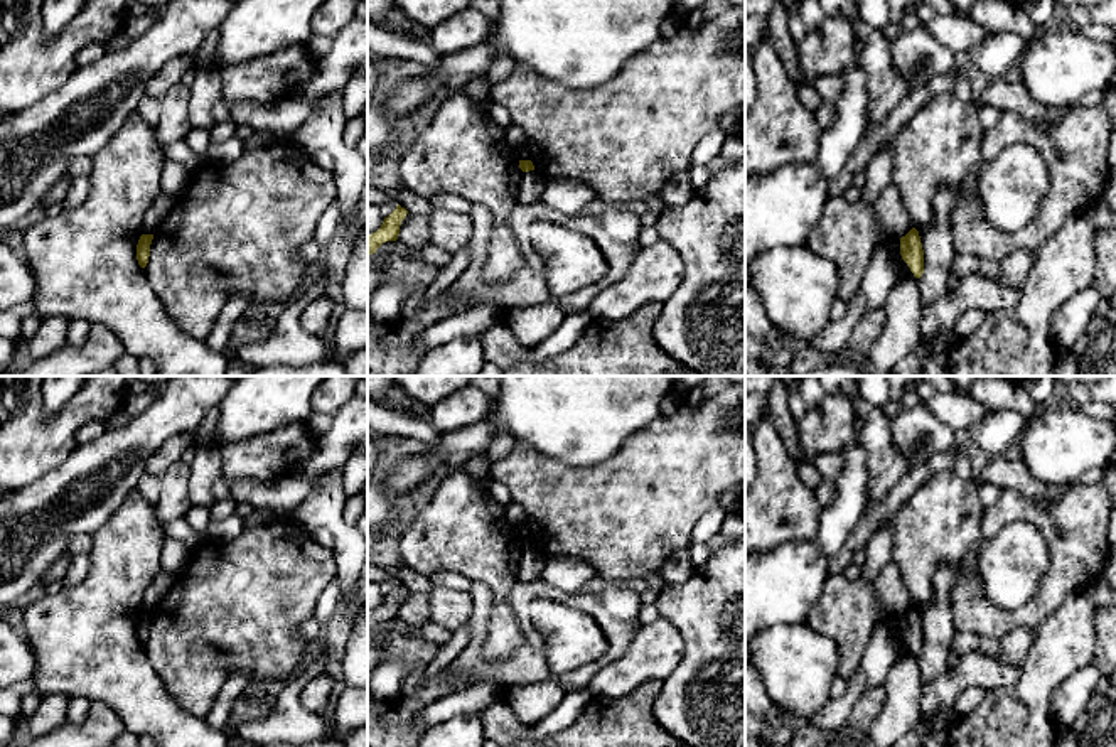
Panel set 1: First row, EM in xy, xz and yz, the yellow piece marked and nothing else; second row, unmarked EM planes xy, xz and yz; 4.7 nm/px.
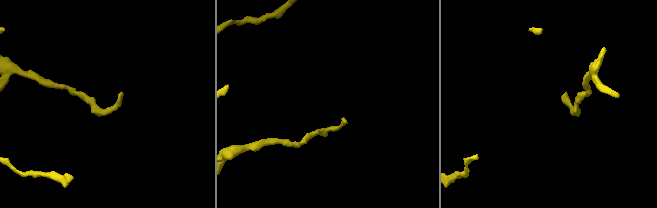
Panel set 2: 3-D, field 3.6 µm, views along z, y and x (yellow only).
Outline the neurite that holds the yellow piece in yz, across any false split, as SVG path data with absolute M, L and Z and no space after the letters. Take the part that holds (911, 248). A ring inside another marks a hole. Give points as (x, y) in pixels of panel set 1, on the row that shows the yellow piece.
M915 228L900 238L900 255L902 260L909 265L914 277L920 278L924 273L924 250L919 231Z

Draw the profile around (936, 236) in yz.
M941 187L934 196L932 219L917 228L924 250L924 273L917 278L917 287L924 304L932 304L946 295L952 277L954 238L951 229L951 212L956 196Z

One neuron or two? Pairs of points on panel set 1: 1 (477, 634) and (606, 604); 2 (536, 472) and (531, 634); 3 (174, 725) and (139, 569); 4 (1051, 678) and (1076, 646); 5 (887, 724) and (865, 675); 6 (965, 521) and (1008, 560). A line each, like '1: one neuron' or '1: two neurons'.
1: one neuron
2: two neurons
3: one neuron
4: one neuron
5: two neurons
6: one neuron

